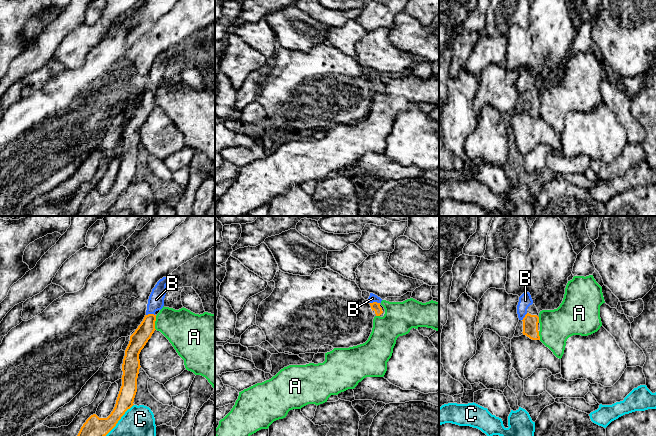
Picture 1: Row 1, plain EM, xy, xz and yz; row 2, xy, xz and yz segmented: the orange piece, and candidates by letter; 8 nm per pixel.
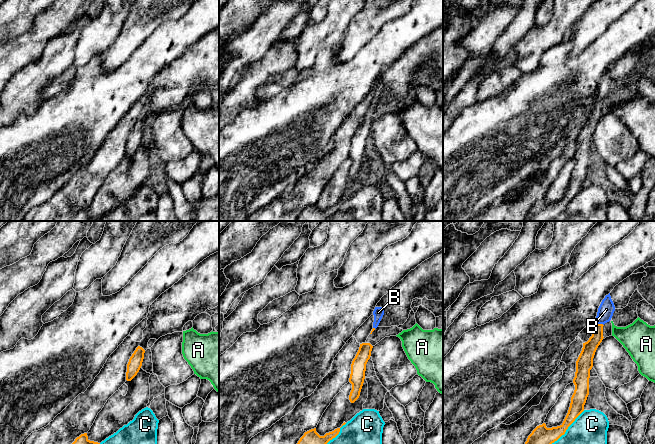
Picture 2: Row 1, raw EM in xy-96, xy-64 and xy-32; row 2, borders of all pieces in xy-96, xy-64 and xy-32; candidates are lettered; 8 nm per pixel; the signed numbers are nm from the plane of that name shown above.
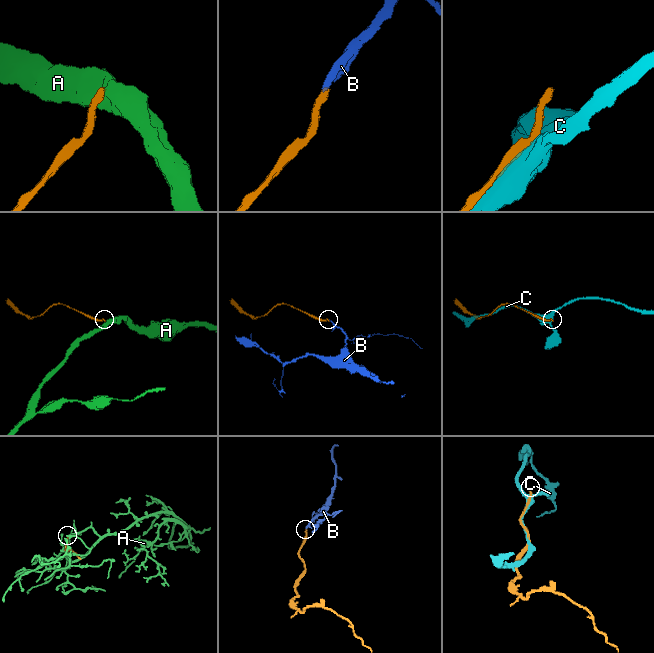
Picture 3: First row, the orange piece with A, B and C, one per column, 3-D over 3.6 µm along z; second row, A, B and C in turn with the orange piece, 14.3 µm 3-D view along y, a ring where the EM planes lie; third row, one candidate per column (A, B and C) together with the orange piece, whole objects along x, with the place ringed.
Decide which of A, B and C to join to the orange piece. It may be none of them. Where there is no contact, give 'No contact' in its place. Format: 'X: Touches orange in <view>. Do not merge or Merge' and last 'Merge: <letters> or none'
A: Touches orange in xy. Do not merge
B: Touches orange in xz. Merge
C: Touches orange in xy. Do not merge
Merge: B

